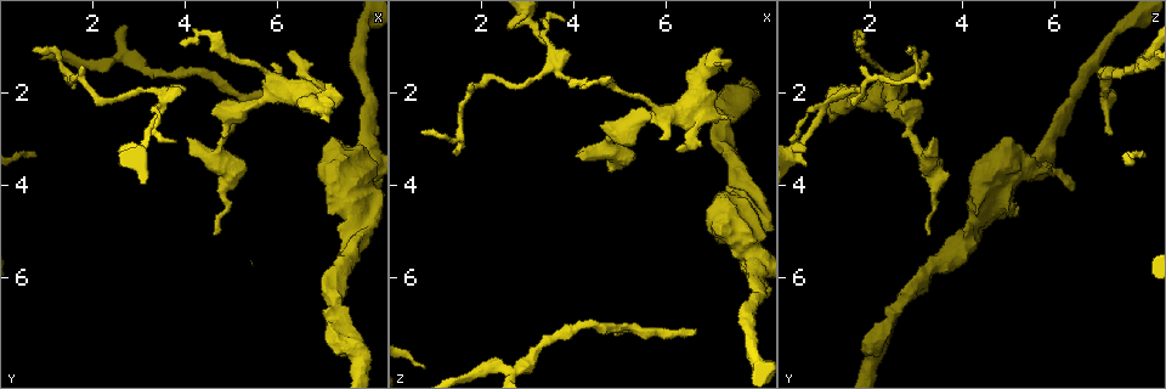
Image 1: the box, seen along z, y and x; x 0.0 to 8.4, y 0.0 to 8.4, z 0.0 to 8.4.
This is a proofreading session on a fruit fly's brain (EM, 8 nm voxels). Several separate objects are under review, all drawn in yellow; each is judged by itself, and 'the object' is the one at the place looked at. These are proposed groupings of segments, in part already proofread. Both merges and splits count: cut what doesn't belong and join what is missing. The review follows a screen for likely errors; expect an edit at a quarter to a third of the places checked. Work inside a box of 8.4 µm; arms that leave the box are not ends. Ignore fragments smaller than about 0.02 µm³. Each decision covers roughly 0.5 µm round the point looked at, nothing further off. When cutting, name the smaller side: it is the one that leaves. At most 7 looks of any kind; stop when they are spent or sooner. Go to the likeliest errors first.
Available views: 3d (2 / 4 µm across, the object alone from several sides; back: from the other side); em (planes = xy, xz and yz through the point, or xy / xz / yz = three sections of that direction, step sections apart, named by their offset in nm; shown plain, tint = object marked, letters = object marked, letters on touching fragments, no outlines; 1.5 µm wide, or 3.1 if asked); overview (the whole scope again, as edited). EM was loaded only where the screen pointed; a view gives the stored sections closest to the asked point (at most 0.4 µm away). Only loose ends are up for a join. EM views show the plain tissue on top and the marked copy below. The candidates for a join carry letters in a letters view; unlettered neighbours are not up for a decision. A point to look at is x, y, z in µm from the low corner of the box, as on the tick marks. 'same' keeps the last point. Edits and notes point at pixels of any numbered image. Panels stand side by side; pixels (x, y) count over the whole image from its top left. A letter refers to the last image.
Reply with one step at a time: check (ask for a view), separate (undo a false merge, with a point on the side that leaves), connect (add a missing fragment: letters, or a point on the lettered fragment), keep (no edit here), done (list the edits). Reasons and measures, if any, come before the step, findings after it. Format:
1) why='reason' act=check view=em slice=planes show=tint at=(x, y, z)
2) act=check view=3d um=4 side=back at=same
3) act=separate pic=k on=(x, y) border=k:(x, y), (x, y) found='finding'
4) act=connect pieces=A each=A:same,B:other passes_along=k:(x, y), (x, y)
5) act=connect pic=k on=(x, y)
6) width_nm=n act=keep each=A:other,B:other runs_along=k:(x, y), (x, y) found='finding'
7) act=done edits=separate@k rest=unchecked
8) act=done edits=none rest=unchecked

why='branch stops here' act=check view=3d um=4 at=(3.95, 0.95, 1.85)

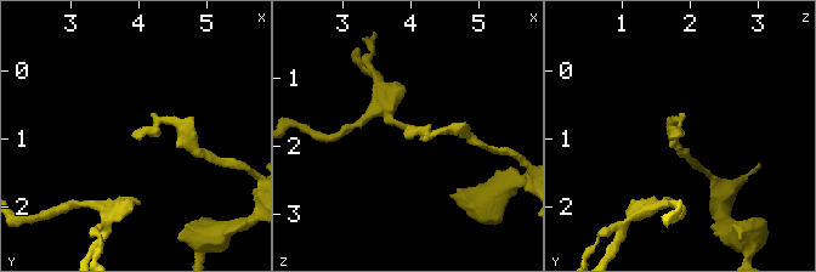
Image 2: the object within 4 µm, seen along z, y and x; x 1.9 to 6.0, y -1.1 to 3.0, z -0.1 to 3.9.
act=check view=em slice=planes show=letters at=(3.90, 0.90, 1.85)

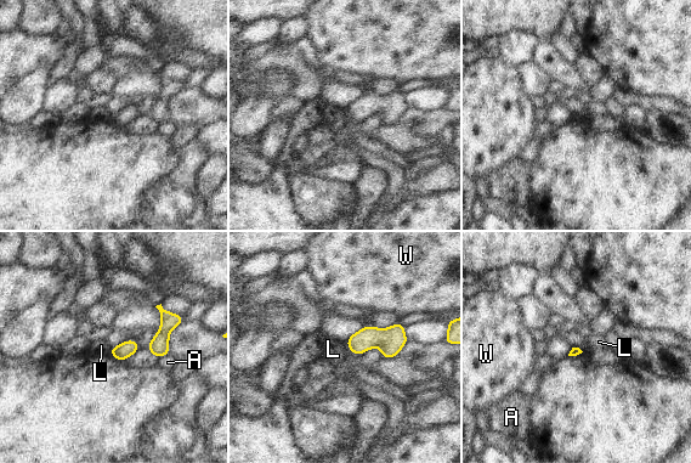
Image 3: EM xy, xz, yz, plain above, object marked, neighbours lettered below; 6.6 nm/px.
longest_contact=A:80nm act=keep each=A:other,L:other,W:other found='none of them fits'

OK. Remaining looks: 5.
why='branch stops here' act=check view=3d um=2 at=(0.70, 1.10, 2.85)

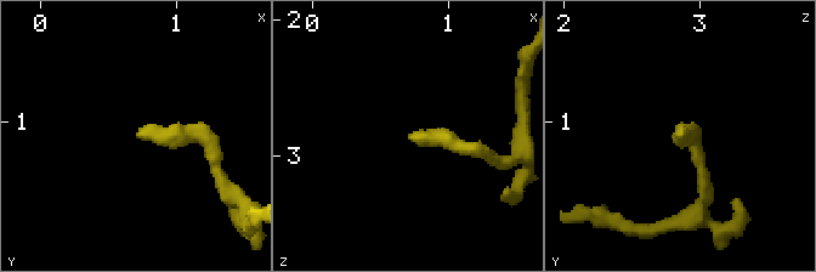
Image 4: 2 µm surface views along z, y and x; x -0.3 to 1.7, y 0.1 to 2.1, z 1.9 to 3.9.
why='shape alone is not enough' act=check view=em slice=yz step=4 show=letters at=(0.68, 1.08, 2.86)

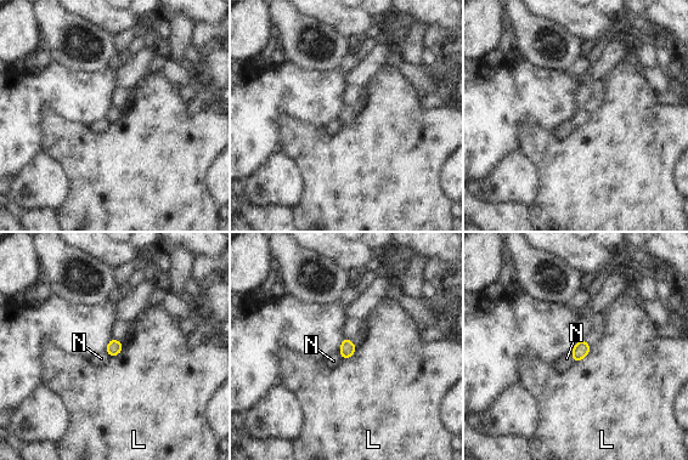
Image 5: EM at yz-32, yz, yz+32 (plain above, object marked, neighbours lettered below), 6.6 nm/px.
longest_contact=L:150nm act=keep each=L:other,N:other border=5:(591, 347), (581, 359), (575, 362) found='no lettered fragment goes on from it'

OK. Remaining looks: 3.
why='three-way junction' act=check view=3d um=4 at=(2.90, 1.30, 7.90)

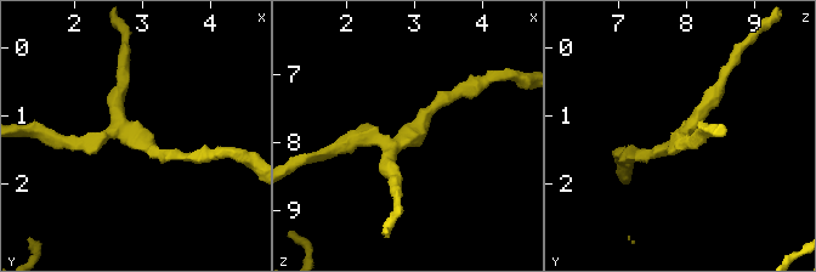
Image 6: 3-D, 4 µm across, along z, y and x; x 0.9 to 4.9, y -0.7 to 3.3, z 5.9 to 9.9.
arms=3 arm_widths_nm=180,200,220 act=check view=em slice=planes show=letters at=(2.90, 1.35, 7.95)

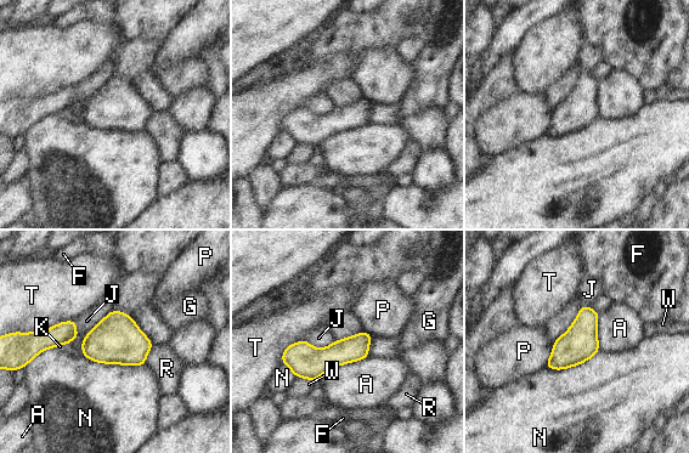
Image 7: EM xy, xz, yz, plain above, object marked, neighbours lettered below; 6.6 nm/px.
width_nm=170 act=keep each=A:other,F:other,G:other,J:other,K:other,N:other,P:other,R:other,T:other,W:other runs_along=7:(367, 337), (323, 360), (284, 360) found='one neuron here'

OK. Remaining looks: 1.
act=done edits=none rest=unchecked

